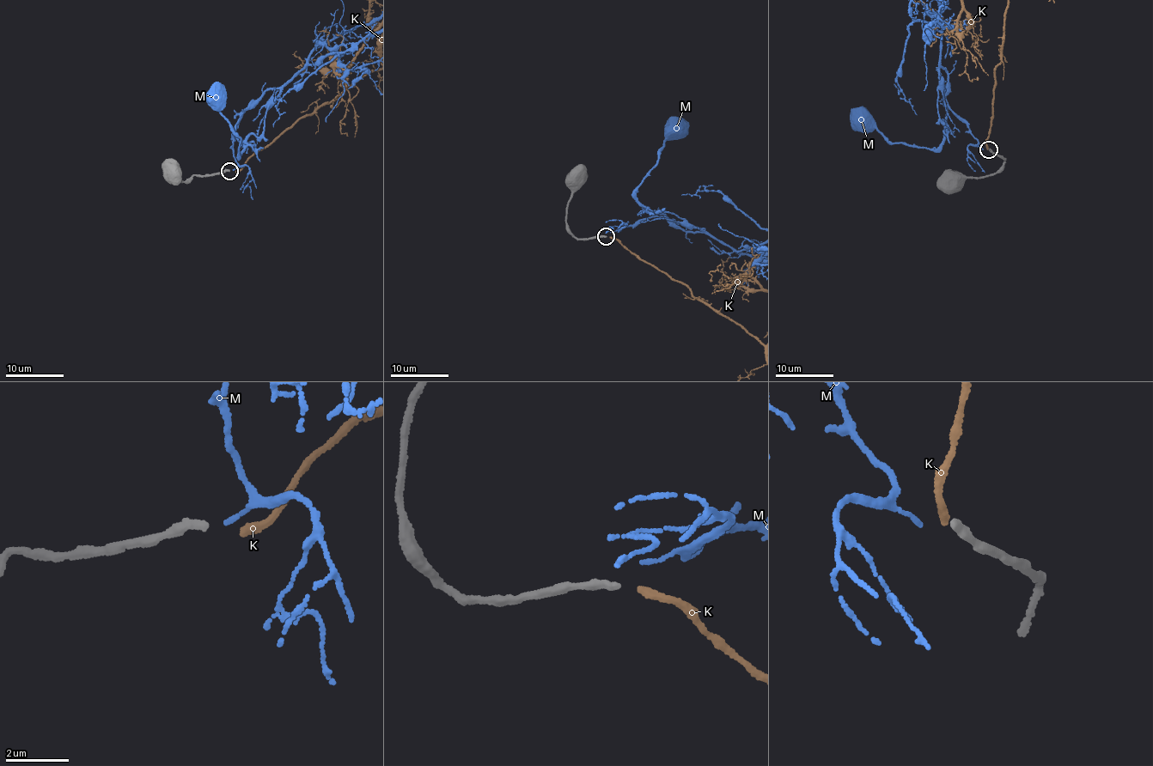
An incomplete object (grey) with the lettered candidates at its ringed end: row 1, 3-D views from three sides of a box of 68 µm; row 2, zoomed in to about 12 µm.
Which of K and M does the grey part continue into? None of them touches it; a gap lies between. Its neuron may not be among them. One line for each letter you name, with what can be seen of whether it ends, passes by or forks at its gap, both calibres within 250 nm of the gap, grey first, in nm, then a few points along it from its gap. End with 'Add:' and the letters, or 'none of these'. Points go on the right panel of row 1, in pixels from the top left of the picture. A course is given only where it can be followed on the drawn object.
K: It ends there. Thickness 240 nm (grey) against 240 nm
Add: K

